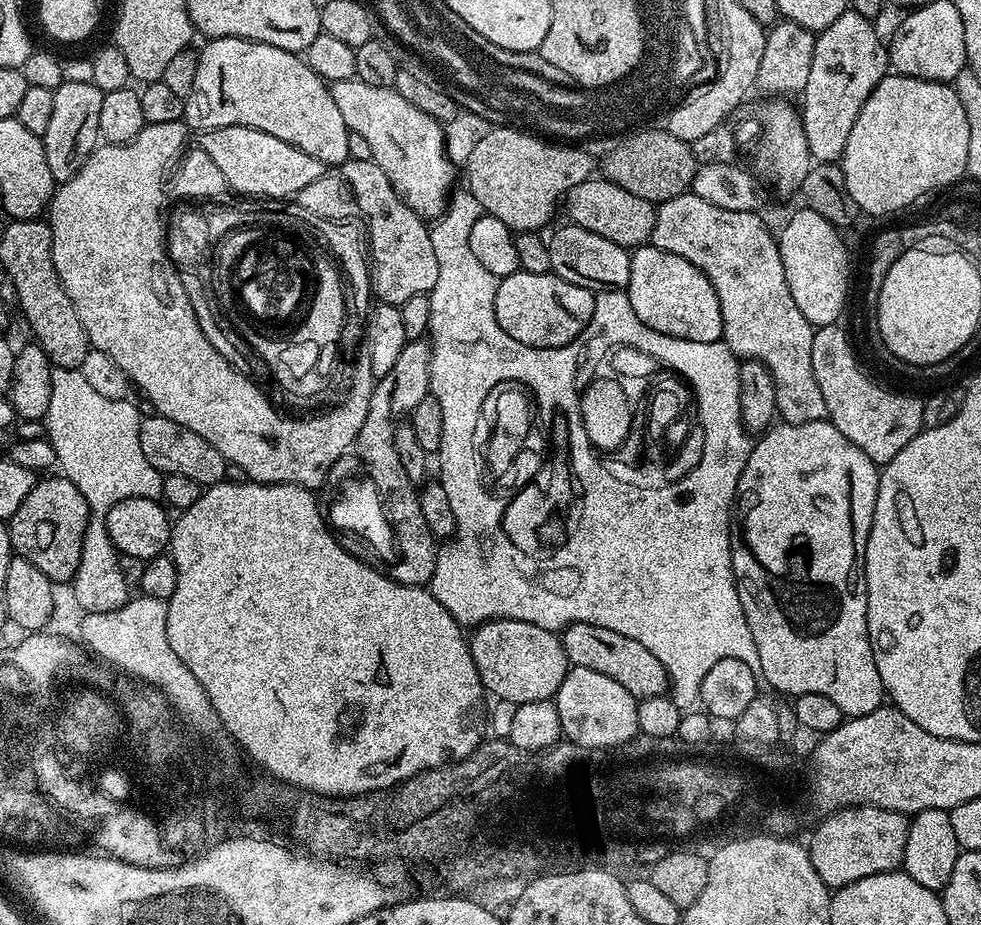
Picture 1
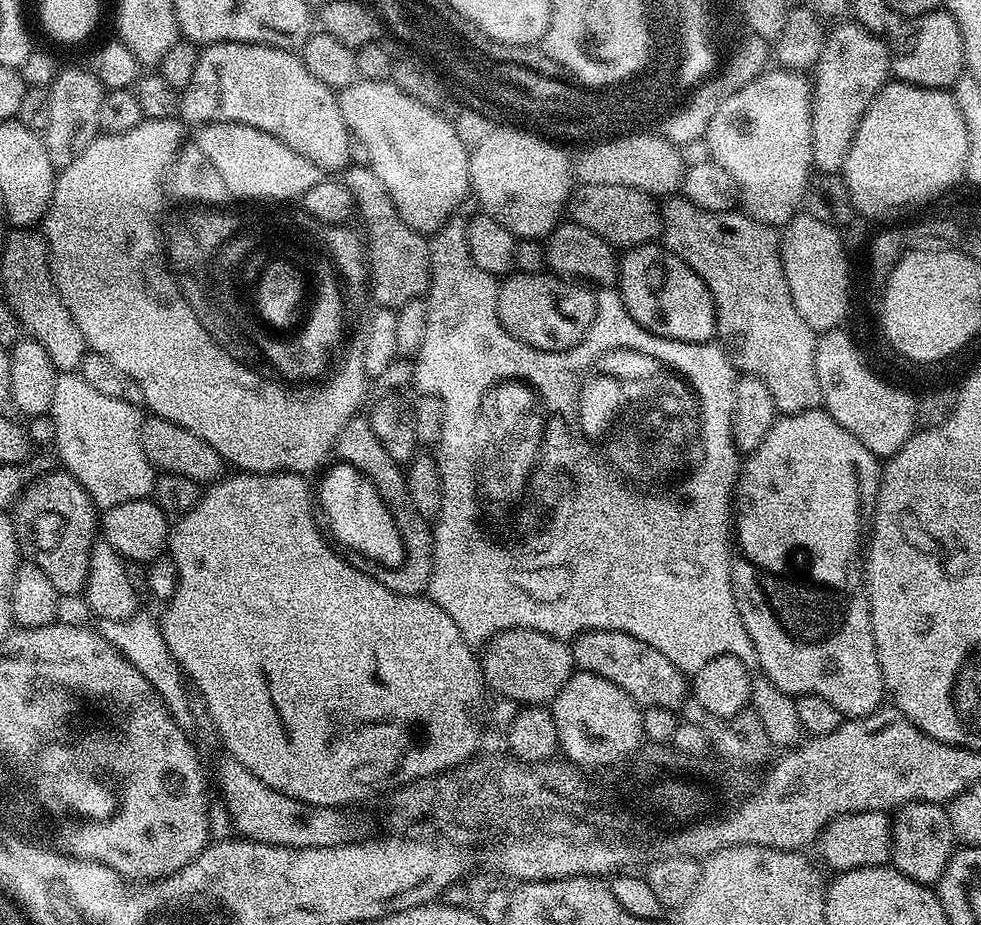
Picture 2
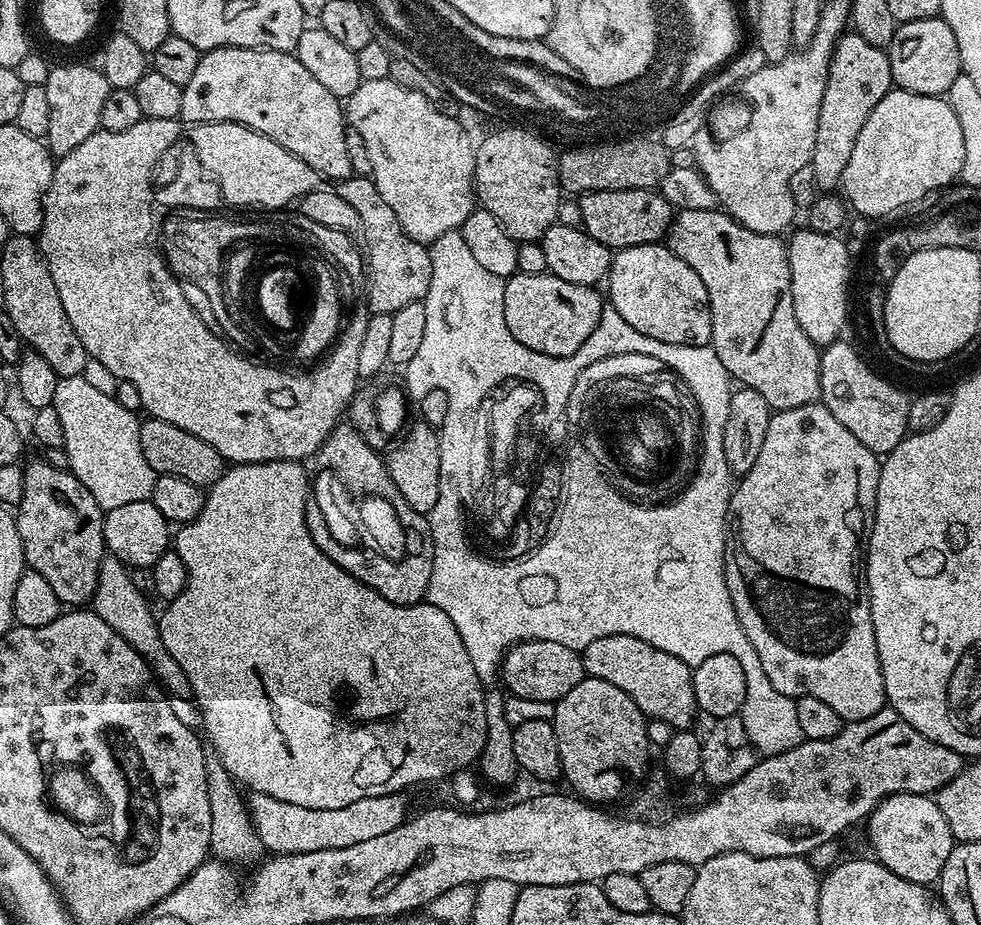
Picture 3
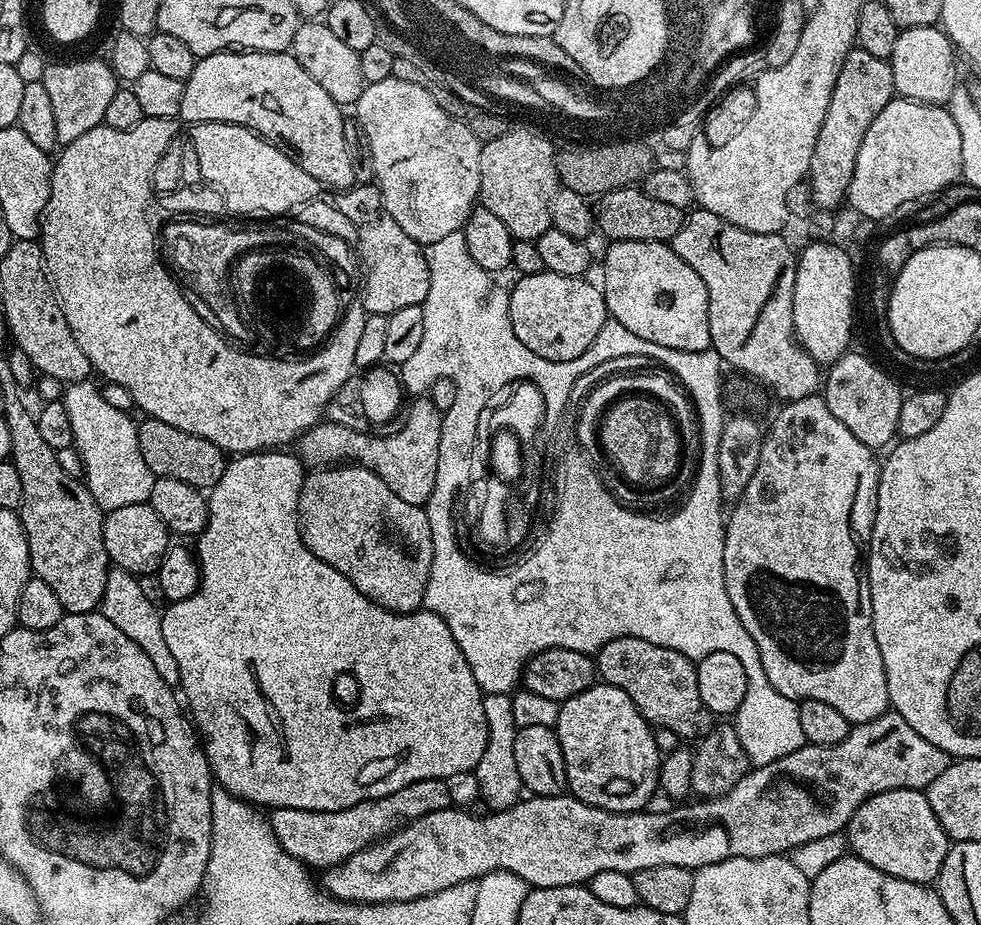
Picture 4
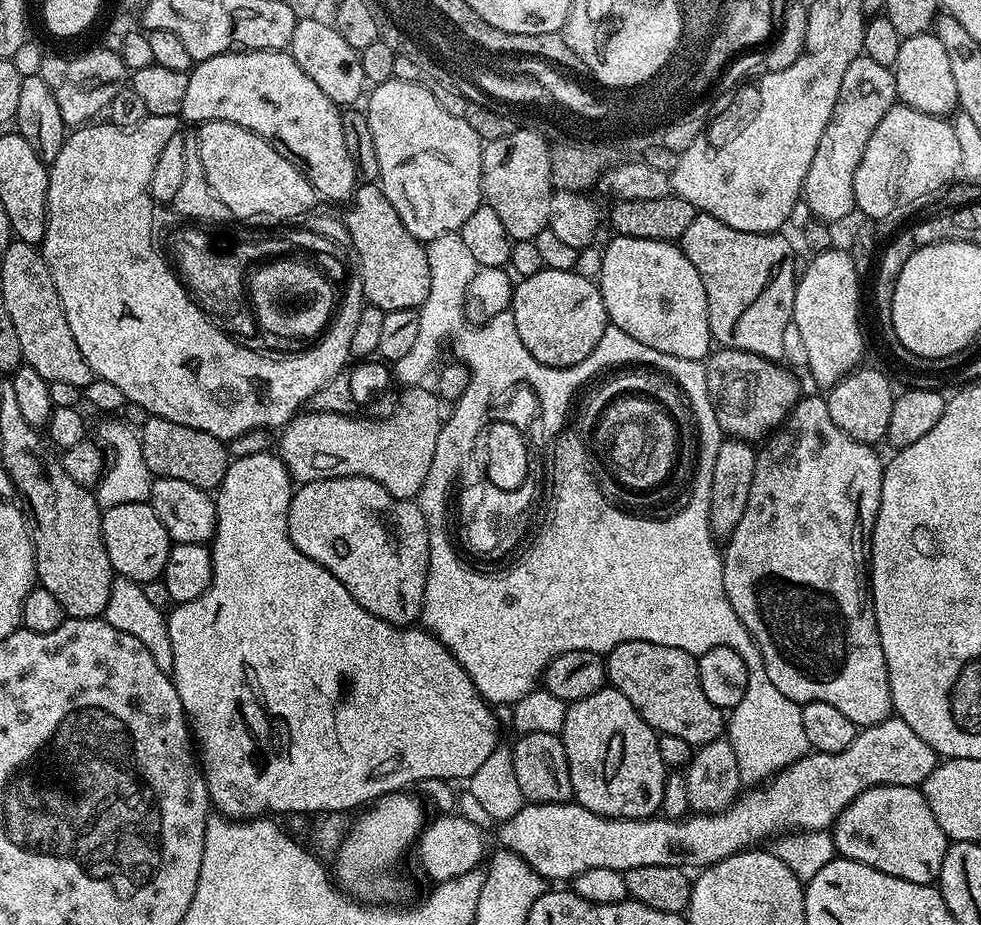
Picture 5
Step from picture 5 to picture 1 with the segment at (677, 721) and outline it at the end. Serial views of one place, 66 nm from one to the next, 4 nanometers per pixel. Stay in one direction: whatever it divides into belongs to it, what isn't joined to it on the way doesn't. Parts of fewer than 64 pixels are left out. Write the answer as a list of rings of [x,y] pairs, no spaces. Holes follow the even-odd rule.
[[[586,622],[570,624],[563,629],[566,658],[573,668],[598,670],[598,674],[606,674],[606,678],[614,678],[625,690],[636,697],[637,701],[655,696],[663,696],[669,691],[670,681],[666,666],[642,646],[642,642],[634,642],[634,638],[626,638],[626,634],[618,634],[615,630],[606,630],[606,626],[594,626]]]

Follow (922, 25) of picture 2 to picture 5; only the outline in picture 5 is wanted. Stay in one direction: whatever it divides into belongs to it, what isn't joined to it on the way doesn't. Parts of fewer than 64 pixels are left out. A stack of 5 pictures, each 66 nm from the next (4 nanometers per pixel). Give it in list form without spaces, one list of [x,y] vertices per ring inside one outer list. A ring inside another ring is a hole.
[[[931,31],[917,36],[905,36],[900,41],[898,58],[894,65],[896,94],[905,108],[913,108],[922,114],[951,117],[957,111],[958,90],[954,86],[954,74],[950,71],[950,60],[942,44]]]

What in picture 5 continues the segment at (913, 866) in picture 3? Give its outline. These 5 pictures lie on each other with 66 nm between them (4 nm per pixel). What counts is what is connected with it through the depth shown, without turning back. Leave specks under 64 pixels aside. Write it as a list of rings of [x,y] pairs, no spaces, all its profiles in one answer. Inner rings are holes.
[[[893,784],[874,786],[858,794],[858,798],[842,810],[830,835],[843,859],[862,862],[874,870],[882,870],[882,874],[915,884],[935,885],[939,881],[942,858],[946,858],[950,843],[942,826],[938,826],[923,791],[919,787]]]

